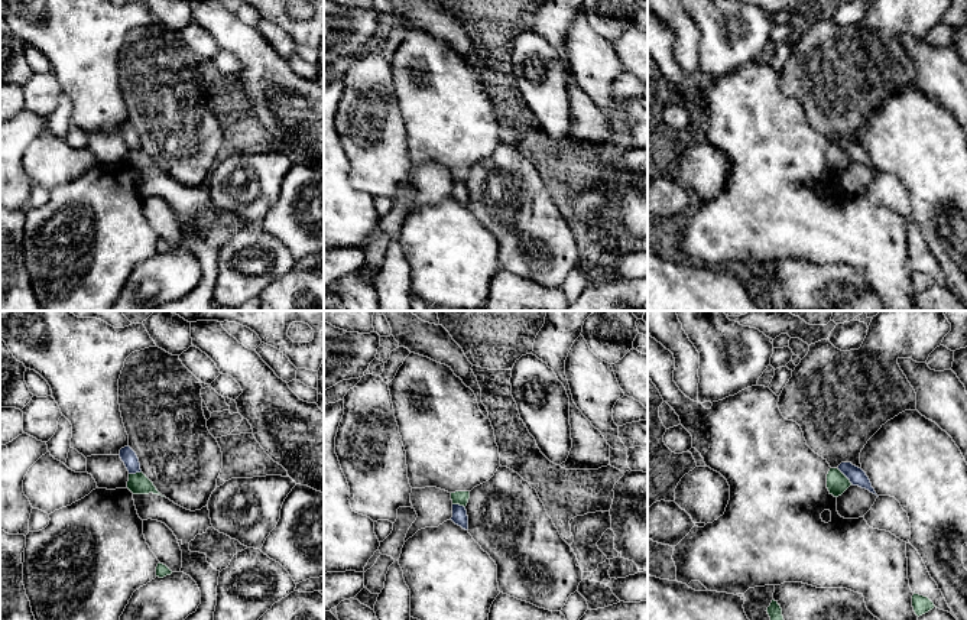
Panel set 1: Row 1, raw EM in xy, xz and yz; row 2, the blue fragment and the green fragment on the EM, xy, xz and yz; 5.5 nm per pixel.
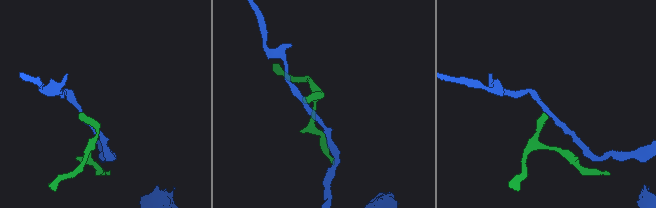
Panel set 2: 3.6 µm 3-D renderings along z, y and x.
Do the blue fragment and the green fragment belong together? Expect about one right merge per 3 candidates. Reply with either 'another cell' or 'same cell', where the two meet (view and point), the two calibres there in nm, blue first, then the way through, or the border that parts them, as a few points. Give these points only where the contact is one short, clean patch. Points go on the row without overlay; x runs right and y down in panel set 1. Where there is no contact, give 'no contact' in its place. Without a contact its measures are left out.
another cell | yz (844, 151) | 100/120 nm | along yz (837, 145), (852, 159)

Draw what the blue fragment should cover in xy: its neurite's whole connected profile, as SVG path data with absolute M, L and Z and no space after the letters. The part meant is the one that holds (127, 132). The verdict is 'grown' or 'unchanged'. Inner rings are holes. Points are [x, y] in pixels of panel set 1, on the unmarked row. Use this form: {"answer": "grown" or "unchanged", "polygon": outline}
{"answer": "unchanged", "polygon": "M129 121L121 124L119 132L120 132L121 137L124 139L129 150L136 150L136 149L142 147L139 134Z"}

